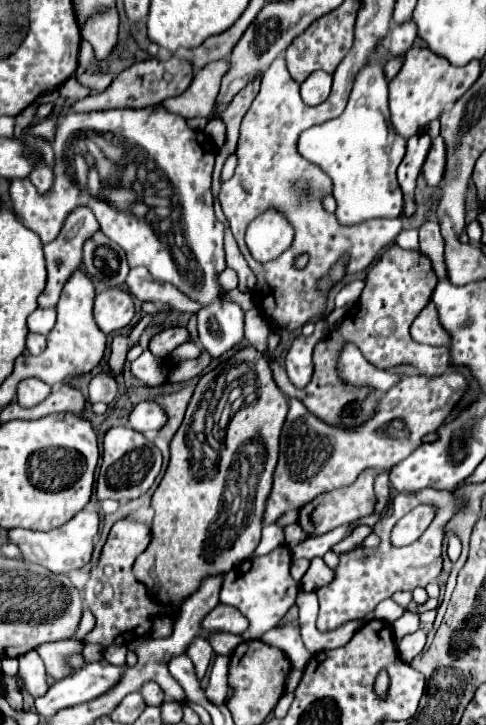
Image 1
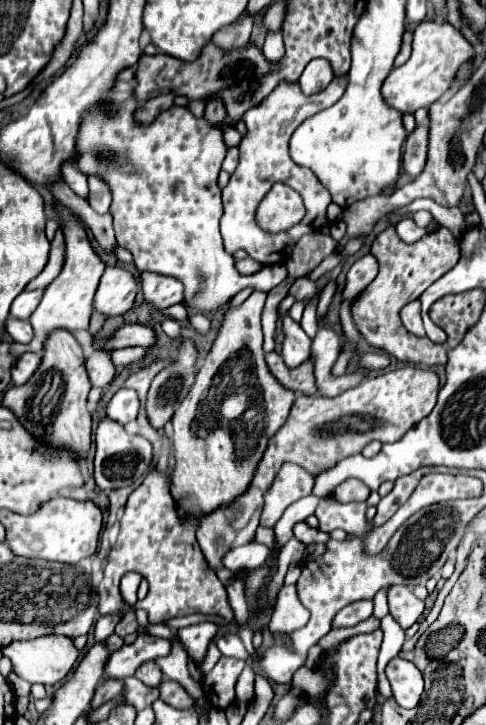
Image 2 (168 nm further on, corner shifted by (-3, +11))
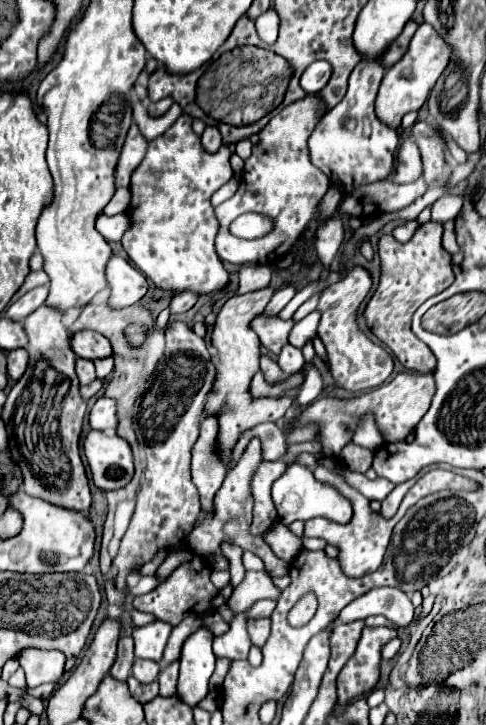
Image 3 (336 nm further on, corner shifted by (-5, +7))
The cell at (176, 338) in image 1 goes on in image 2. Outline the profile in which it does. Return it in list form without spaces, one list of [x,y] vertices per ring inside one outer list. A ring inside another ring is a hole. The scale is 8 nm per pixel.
[[[131,324],[131,326],[123,326],[119,328],[109,340],[103,338],[93,338],[93,348],[95,350],[117,350],[117,348],[125,348],[125,346],[143,346],[149,348],[155,344],[155,332],[151,328],[139,326],[139,324]]]

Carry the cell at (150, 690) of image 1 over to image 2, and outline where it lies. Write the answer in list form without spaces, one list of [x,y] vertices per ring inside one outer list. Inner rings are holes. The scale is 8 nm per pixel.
[[[143,662],[139,666],[139,670],[135,672],[135,678],[139,678],[147,686],[159,686],[161,676],[163,674],[161,674],[161,670],[159,670],[159,666],[155,662]]]

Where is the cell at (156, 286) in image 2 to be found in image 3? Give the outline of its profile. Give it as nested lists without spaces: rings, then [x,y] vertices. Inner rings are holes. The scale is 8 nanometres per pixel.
[[[175,292],[169,300],[169,310],[171,314],[181,314],[181,312],[187,312],[193,304],[197,302],[197,296],[193,296],[191,292]]]

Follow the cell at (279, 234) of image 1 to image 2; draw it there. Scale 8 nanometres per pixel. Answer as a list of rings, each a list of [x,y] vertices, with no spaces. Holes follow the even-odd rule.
[[[275,184],[257,208],[257,222],[267,232],[289,230],[305,216],[303,200],[285,184]]]

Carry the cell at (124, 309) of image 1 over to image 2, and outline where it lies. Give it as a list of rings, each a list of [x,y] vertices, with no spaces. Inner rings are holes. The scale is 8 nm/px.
[[[107,266],[95,294],[95,310],[107,316],[125,314],[137,296],[137,280],[123,266]]]

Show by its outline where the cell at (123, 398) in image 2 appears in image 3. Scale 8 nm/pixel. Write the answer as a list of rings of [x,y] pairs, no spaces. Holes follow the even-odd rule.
[[[101,396],[89,416],[89,424],[93,430],[101,430],[101,432],[115,432],[119,418],[117,418],[117,402],[113,398]]]

